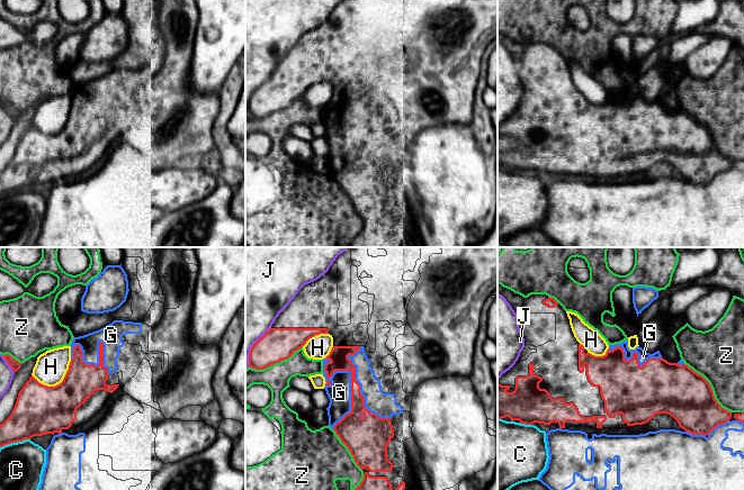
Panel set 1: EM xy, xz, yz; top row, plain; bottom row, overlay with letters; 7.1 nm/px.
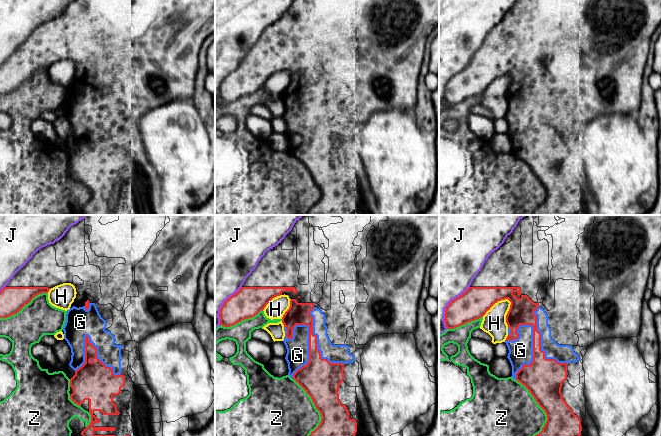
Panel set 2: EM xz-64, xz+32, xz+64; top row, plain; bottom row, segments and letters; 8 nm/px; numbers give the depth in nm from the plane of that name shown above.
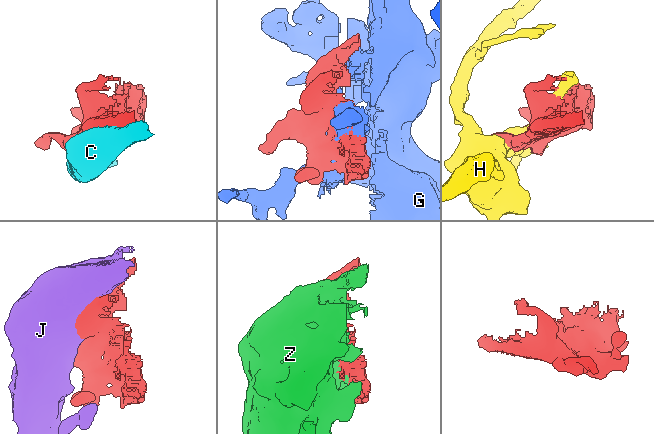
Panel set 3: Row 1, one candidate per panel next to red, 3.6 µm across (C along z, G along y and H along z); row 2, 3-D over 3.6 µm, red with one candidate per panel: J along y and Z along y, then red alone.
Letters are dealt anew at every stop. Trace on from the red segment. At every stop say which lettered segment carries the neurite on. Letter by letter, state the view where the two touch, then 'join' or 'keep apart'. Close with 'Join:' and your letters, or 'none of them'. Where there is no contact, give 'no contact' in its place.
C: meets red in xy; keep apart
G: meets red in xz; keep apart
H: meets red in xy; keep apart
J: meets red in xz; keep apart
Z: meets red in yz; keep apart
Join: none of them

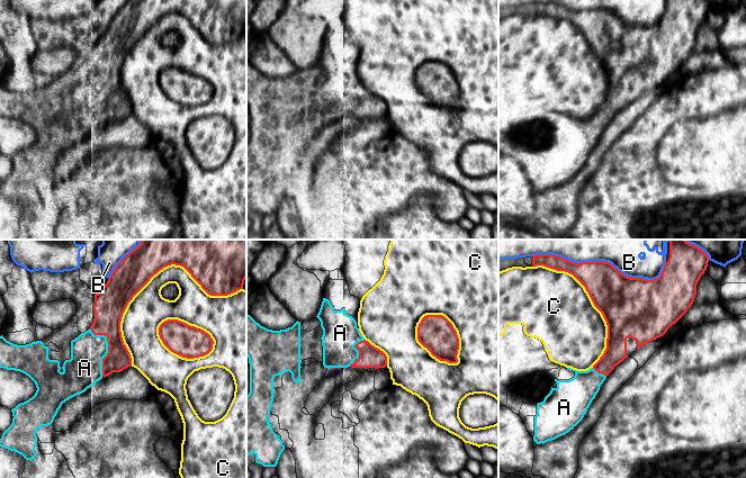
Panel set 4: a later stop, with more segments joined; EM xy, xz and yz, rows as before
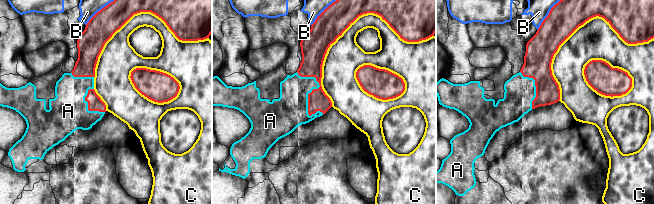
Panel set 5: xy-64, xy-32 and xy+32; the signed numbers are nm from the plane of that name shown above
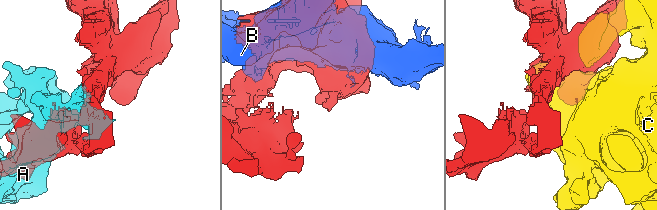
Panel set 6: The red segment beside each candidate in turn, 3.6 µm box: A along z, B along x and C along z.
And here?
A: meets red in xy; join
B: meets red in yz; keep apart
C: meets red in xy; keep apart
Join: A

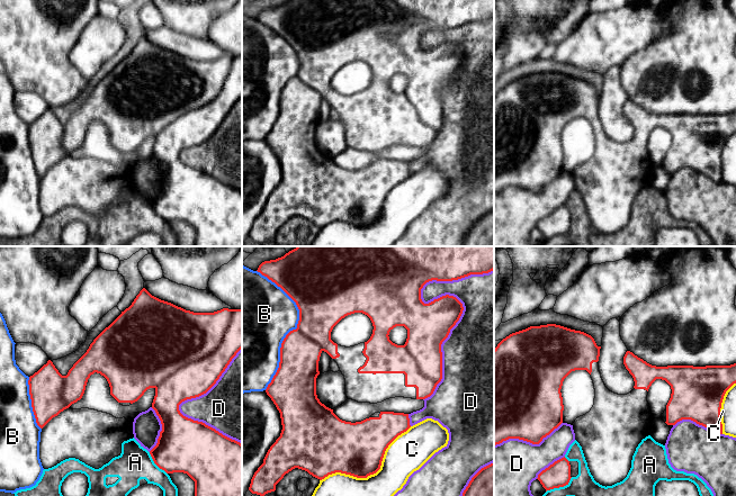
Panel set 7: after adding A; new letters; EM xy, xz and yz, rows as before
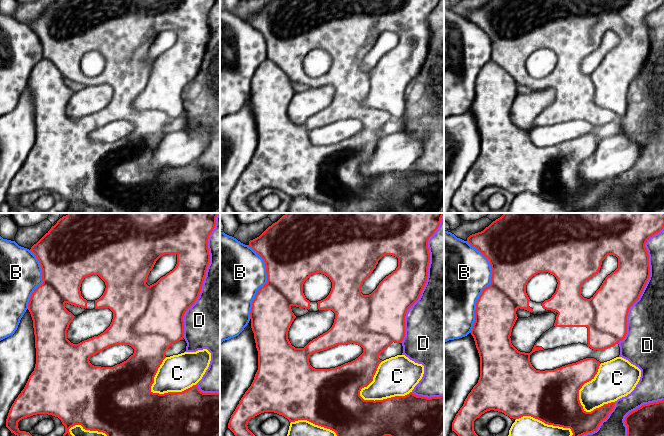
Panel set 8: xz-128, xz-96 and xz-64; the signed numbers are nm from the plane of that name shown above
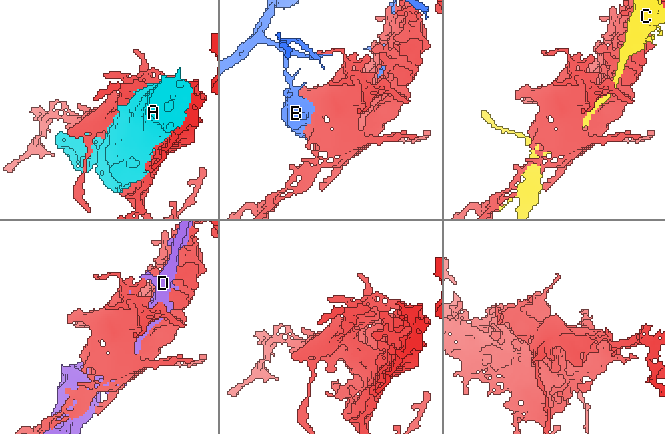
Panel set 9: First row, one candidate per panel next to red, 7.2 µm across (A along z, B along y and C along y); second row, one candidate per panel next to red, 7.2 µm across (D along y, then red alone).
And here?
A: meets red in xy; keep apart
B: meets red in xz; keep apart
C: meets red in xz; keep apart
D: meets red in xz; keep apart
Join: none of them

